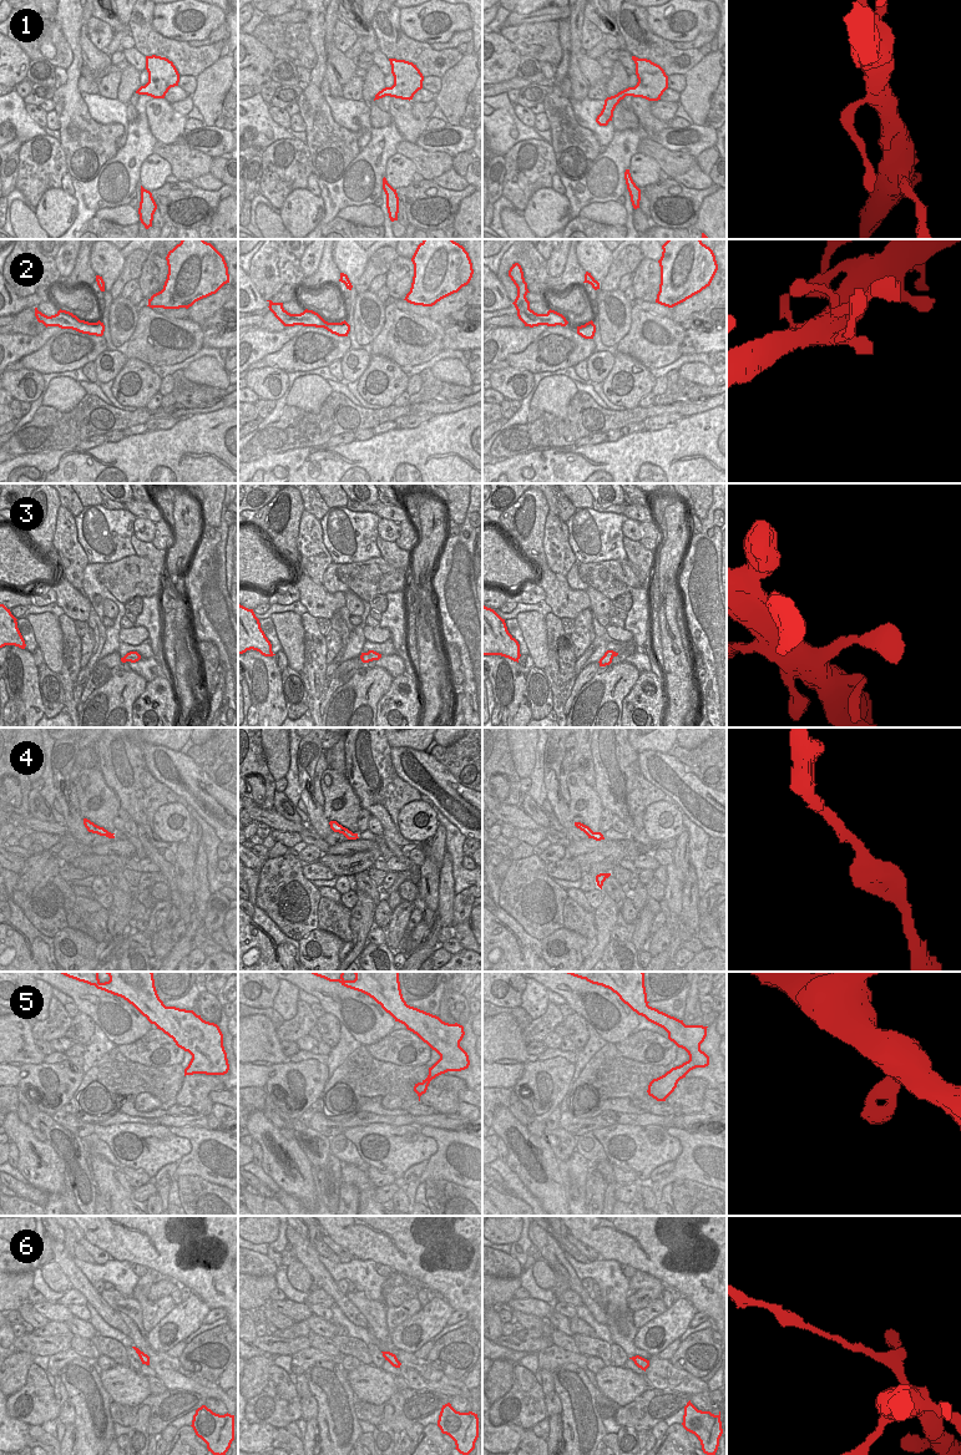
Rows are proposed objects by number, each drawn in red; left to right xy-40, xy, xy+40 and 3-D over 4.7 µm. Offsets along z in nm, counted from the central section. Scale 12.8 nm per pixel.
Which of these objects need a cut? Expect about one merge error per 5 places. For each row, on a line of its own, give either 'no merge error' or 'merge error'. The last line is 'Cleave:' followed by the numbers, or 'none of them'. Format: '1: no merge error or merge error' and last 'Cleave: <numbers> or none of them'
1: no merge error
2: no merge error
3: no merge error
4: no merge error
5: no merge error
6: merge error
Cleave: 6

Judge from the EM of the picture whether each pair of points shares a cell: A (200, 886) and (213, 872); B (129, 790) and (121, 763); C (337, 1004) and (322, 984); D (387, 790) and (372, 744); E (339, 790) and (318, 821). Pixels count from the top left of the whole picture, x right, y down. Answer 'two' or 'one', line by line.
A: two
B: one
C: one
D: one
E: two

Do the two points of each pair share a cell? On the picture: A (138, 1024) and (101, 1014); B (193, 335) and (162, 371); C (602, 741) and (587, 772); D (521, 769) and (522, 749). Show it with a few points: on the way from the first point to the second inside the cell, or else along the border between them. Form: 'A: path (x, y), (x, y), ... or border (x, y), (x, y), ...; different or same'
A: path (131, 1014), (111, 1014); same
B: border (195, 353), (173, 364), (152, 366); different
C: border (591, 740), (595, 787); different
D: path (522, 764), (522, 754); same

